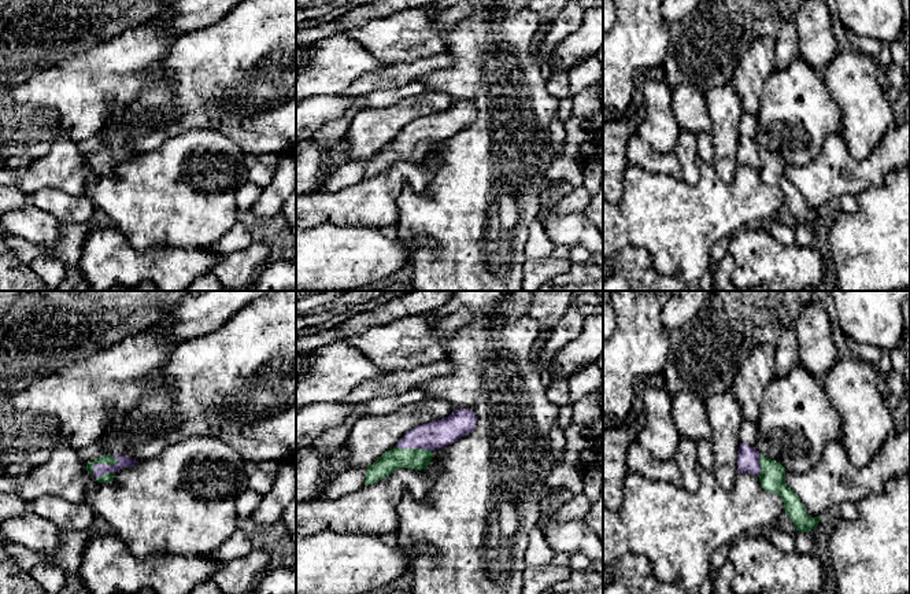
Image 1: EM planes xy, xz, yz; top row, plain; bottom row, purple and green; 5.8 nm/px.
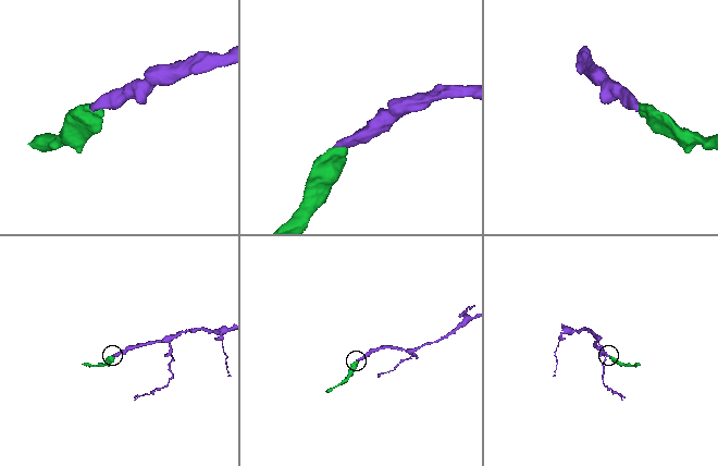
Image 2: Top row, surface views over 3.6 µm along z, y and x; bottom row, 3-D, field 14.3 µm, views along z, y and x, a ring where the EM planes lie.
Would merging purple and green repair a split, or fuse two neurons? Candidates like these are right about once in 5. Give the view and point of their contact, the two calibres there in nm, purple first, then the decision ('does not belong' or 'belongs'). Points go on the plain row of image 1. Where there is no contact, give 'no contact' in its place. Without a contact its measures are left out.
meets purple in xy at (102, 157); 80 nm thick on the purple side, 60 nm on the other; belongs

